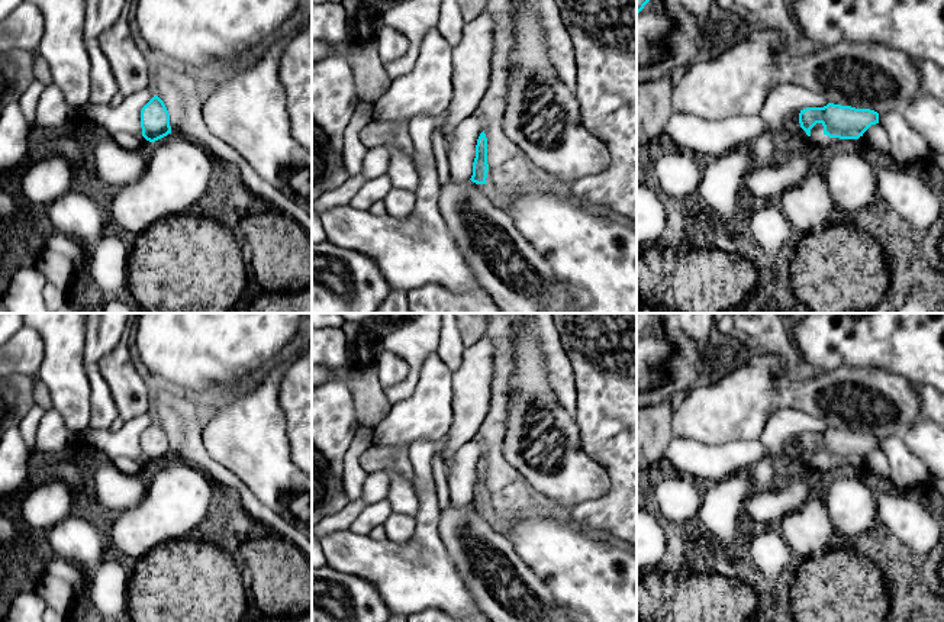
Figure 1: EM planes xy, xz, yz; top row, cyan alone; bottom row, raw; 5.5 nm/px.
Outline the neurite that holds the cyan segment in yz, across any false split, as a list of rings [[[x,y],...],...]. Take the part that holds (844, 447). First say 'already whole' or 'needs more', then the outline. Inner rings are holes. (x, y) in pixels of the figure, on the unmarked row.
already whole | [[[828,428],[824,432],[800,435],[799,448],[808,461],[811,461],[811,454],[821,448],[824,460],[829,463],[858,464],[871,449],[879,448],[879,438],[870,434]]]

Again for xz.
already whole | [[[484,455],[480,458],[479,464],[477,464],[477,470],[476,470],[476,483],[473,487],[473,500],[471,500],[471,506],[476,509],[486,509],[486,503],[487,503],[487,494],[489,494],[489,489],[487,489],[487,463]]]

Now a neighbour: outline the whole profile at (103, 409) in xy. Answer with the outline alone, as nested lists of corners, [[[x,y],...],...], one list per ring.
[[[88,364],[86,370],[91,387],[91,418],[88,426],[94,429],[109,429],[117,418],[117,407],[112,391],[102,377],[97,364]]]

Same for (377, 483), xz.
[[[386,470],[371,471],[365,478],[360,499],[365,505],[384,500],[389,496],[390,484],[392,480]]]

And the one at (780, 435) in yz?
[[[783,409],[769,418],[760,441],[771,454],[786,454],[799,464],[808,461],[800,452],[799,438],[806,432],[824,432],[828,428],[827,422],[805,412]]]

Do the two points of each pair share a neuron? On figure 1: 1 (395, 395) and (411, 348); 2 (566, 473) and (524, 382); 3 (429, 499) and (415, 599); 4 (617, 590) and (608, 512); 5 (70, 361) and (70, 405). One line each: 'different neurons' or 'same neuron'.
1: same neuron
2: same neuron
3: same neuron
4: different neurons
5: same neuron

